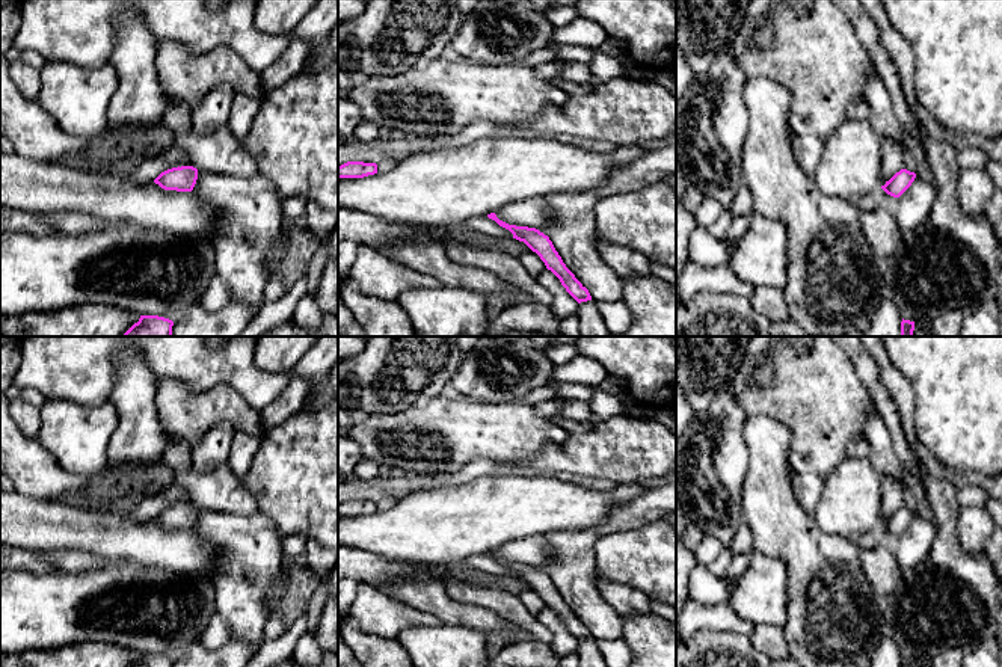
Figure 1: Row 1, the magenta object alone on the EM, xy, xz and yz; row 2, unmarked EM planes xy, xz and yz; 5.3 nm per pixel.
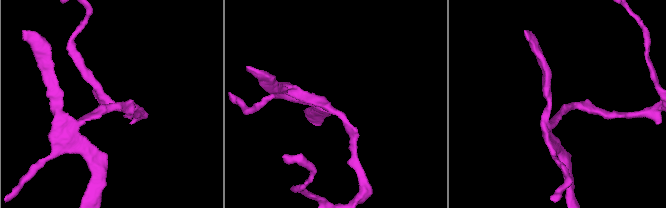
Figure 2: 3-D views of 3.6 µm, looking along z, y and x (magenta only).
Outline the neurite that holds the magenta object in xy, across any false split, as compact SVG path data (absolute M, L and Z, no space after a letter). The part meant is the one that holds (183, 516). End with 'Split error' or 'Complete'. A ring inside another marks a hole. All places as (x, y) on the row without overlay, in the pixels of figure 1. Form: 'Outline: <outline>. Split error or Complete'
Outline: M178 504L161 510L154 521L164 528L192 530L198 518L198 507Z. Complete

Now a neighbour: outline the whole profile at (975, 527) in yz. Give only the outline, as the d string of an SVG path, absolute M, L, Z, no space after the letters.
M961 507L957 536L967 552L982 552L996 528L993 516L985 507Z

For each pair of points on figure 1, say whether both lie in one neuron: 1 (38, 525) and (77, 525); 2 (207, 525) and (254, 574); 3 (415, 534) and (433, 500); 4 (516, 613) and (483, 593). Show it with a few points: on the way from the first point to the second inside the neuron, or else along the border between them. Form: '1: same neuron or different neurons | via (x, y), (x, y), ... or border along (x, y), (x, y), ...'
1: same neuron | via (47, 525), (68, 525)
2: same neuron | via (219, 537), (243, 562)
3: same neuron | via (424, 525), (433, 516), (433, 509)
4: same neuron | via (509, 607), (491, 596)

